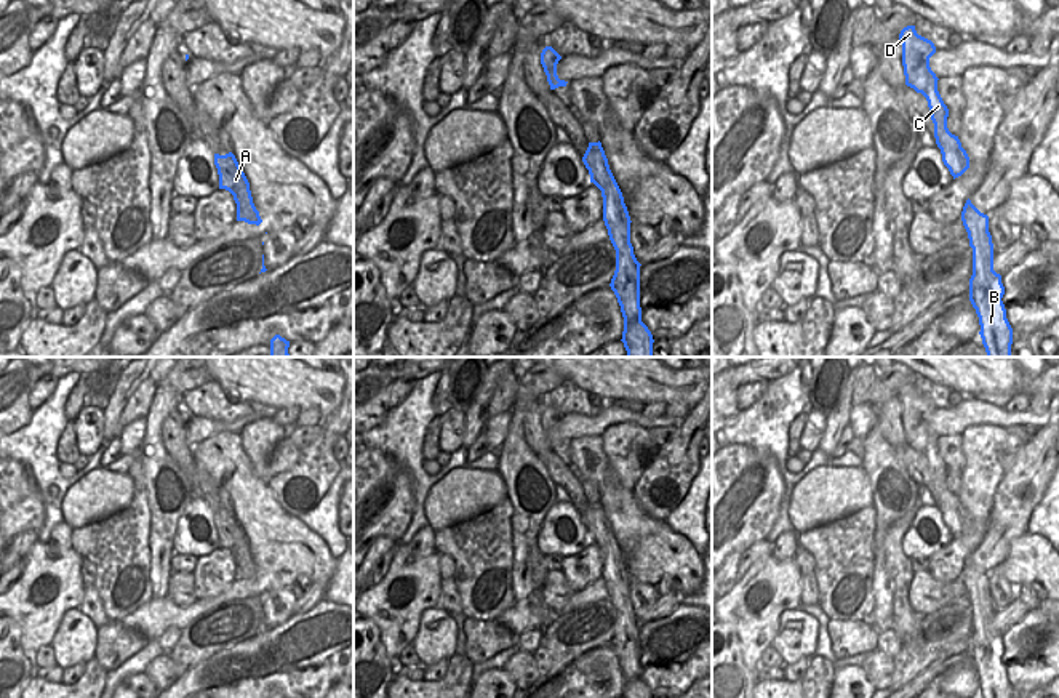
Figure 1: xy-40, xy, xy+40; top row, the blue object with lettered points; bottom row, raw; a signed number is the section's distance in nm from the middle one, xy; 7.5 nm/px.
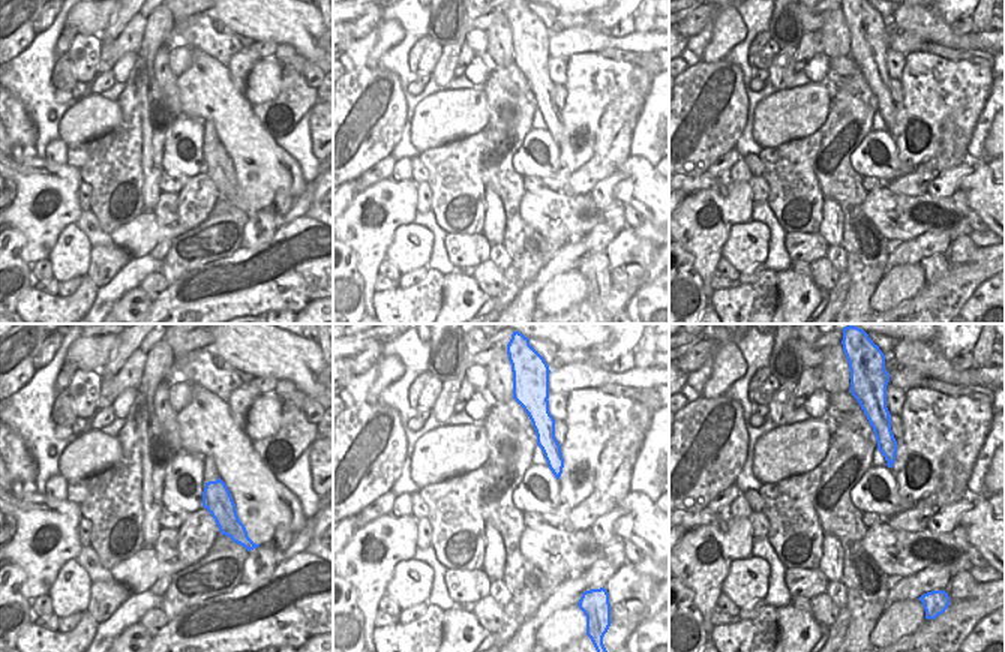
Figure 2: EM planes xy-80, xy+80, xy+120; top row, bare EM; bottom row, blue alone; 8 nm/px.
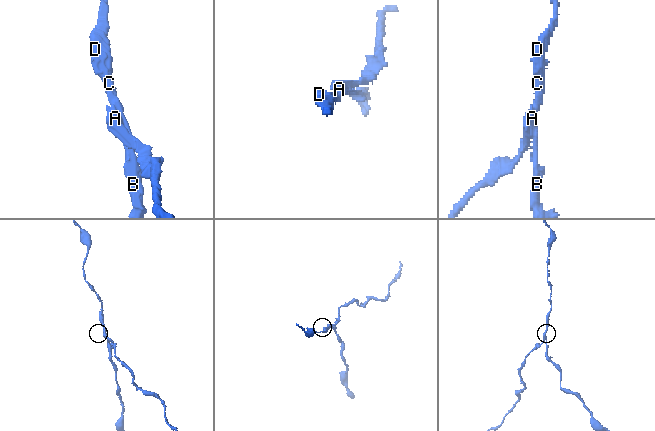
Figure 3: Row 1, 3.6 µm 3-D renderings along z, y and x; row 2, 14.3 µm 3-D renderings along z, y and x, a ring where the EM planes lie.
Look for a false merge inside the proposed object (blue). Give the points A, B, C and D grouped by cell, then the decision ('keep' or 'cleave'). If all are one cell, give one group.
A / B C D; cleave

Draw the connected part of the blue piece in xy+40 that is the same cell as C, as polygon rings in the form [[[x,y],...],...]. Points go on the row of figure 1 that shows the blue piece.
[[[915,26],[904,27],[899,40],[902,43],[905,85],[926,98],[937,147],[960,147],[958,136],[947,128],[949,109],[937,91],[939,78],[929,67],[929,58],[936,53],[934,43],[918,35]]]

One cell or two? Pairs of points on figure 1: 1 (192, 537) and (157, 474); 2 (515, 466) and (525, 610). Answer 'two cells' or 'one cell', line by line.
1: two cells
2: two cells

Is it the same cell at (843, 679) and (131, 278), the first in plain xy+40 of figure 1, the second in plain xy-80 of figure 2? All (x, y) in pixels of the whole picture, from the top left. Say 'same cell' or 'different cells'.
different cells

